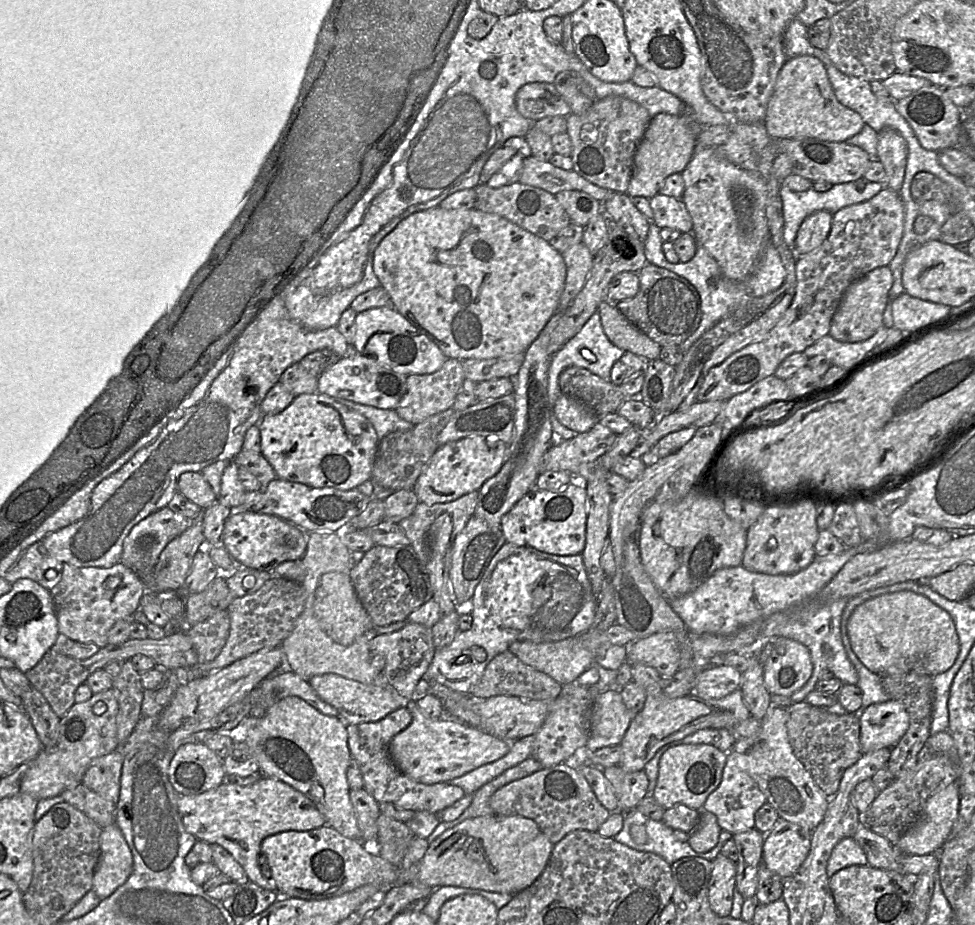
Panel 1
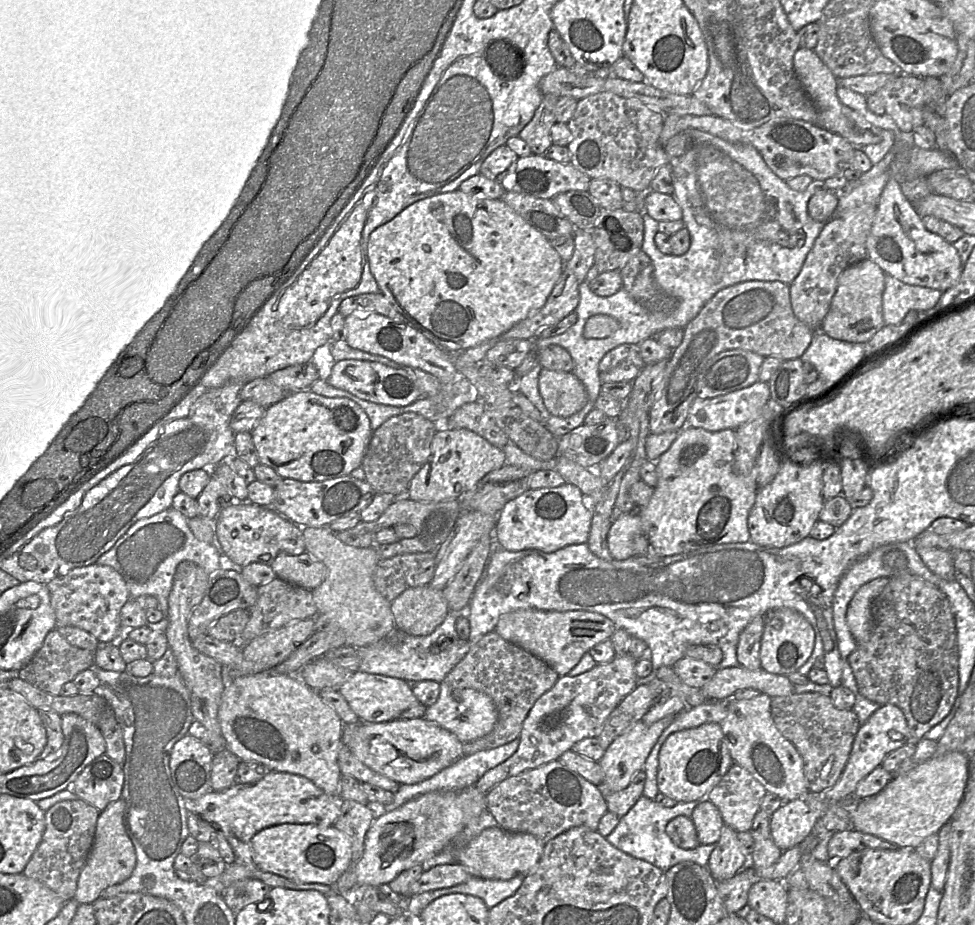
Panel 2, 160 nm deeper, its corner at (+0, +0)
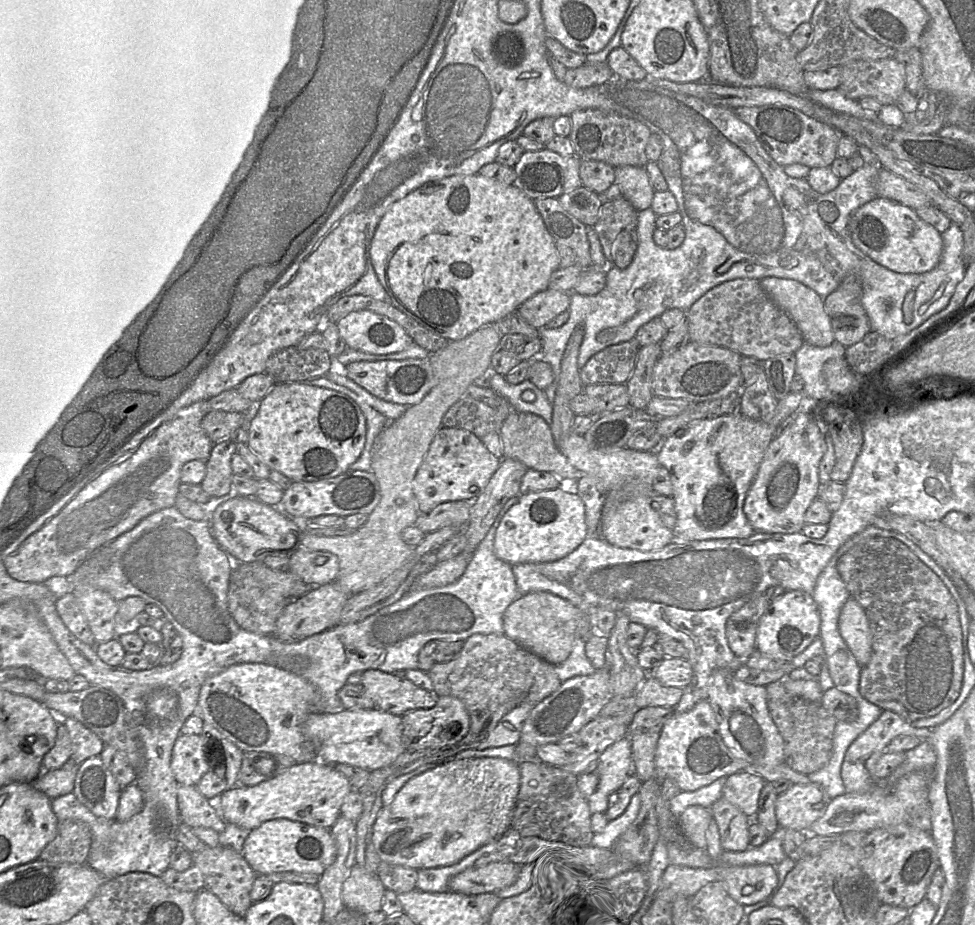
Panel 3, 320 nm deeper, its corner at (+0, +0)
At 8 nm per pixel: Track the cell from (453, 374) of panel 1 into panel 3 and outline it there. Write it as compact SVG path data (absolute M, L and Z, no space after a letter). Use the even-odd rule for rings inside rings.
M547 288L527 299L517 311L534 328L544 328L553 318L569 309L570 293Z

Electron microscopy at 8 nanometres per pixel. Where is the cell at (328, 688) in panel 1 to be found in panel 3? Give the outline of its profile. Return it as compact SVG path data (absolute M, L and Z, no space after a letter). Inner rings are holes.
M370 669L360 673L359 683L373 701L374 709L400 717L413 710L432 708L439 698L434 691L427 691L414 685L402 673L385 673Z

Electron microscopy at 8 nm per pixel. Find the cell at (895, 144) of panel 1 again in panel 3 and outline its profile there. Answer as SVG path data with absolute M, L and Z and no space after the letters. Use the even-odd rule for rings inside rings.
M877 197L854 211L849 219L849 231L858 249L878 264L897 273L923 274L928 272L936 267L943 250L941 233L923 221L915 210L887 198Z

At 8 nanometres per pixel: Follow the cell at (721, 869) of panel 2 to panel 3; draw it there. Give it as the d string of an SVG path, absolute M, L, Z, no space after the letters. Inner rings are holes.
M723 797L709 811L718 826L723 851L741 852L749 848L748 826L752 819Z

